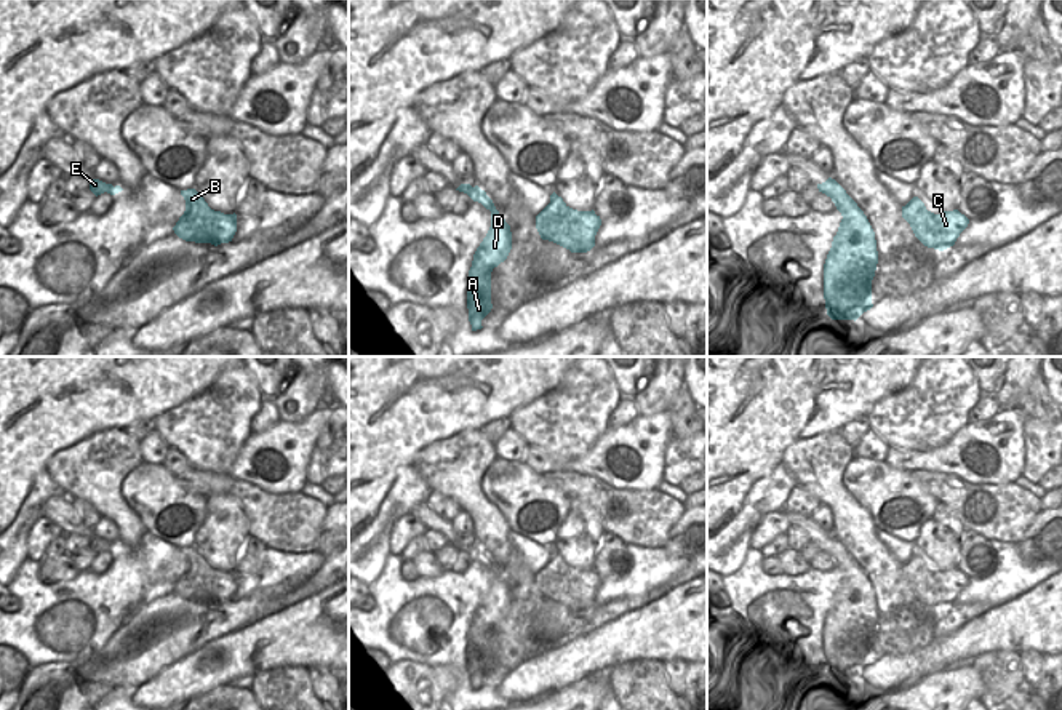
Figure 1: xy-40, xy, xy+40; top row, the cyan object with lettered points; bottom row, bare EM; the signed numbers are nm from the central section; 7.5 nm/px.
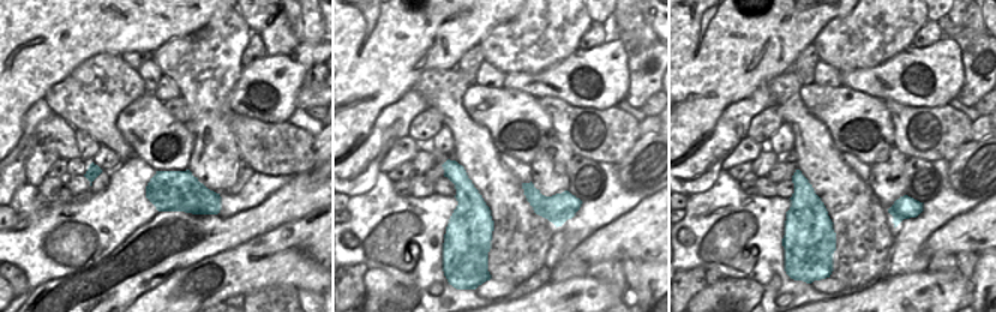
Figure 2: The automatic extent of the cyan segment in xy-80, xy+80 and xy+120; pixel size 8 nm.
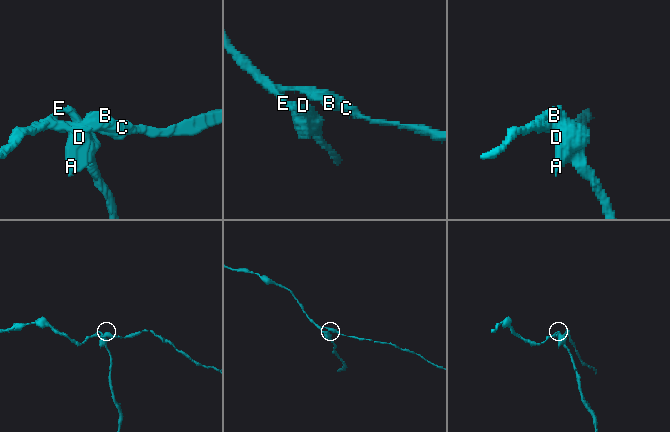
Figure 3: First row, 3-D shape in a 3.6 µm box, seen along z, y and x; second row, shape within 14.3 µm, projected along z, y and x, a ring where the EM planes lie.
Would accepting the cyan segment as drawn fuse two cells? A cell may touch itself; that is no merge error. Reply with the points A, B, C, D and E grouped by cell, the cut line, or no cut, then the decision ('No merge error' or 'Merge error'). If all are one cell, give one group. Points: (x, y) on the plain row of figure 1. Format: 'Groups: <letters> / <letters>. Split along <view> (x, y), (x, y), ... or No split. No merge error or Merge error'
Groups: A D / B C E. Split along xy (471, 544), (458, 547). Merge error

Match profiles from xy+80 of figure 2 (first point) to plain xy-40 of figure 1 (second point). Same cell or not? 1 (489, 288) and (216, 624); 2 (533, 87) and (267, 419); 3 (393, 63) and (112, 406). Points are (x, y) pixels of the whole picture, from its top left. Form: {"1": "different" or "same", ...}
{"1": "different", "2": "different", "3": "same"}

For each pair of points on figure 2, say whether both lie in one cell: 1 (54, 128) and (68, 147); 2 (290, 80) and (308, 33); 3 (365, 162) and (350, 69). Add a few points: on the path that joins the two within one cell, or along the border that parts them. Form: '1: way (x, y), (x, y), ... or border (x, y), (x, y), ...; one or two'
1: way (56, 132), (63, 143); one
2: border (299, 42), (317, 44); two
3: border (378, 113), (371, 132), (348, 158); two

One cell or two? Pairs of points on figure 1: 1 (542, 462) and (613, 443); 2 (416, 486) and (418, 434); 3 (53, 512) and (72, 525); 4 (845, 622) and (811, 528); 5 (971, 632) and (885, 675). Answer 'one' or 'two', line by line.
1: one
2: two
3: one
4: one
5: one

